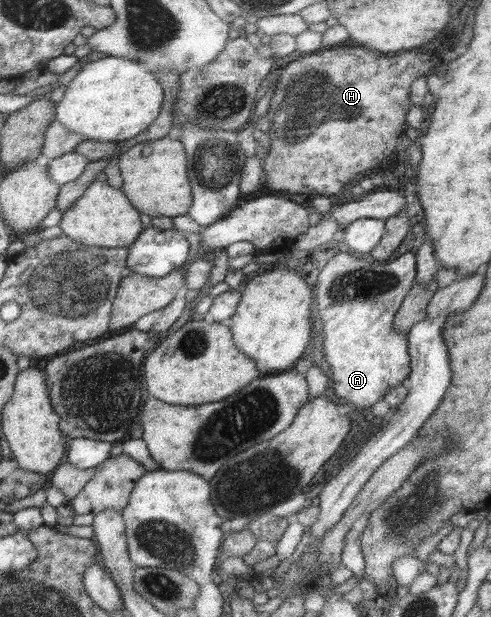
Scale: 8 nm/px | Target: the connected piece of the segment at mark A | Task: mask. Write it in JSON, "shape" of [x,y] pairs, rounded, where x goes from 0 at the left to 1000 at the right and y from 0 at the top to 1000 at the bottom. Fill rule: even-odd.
{"shape":[[[831,407],[800,423],[749,426],[725,420],[713,410],[684,410],[666,420],[652,436],[642,459],[644,507],[656,520],[660,549],[660,582],[674,595],[676,634],[695,650],[717,653],[723,660],[754,661],[766,650],[780,647],[792,630],[815,624],[833,606],[833,575],[829,571],[827,540],[804,536],[798,530],[802,511],[815,501],[821,481],[833,473],[845,451],[845,408]]]}

